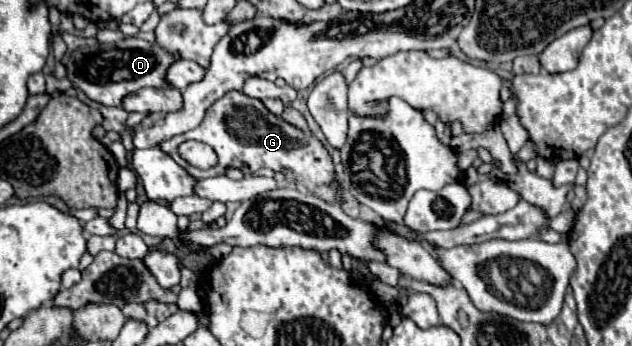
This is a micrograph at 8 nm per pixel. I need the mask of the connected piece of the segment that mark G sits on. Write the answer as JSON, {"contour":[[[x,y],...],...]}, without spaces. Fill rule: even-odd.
{"contour":[[[240,91],[226,93],[222,99],[218,99],[208,109],[204,121],[196,129],[192,129],[188,133],[182,133],[176,139],[160,143],[160,149],[166,151],[170,157],[174,157],[176,163],[182,165],[196,179],[224,175],[228,167],[236,167],[244,173],[246,173],[246,169],[250,173],[256,173],[260,167],[270,167],[274,171],[282,171],[290,183],[300,185],[300,187],[302,185],[308,187],[312,193],[316,193],[318,197],[322,197],[328,203],[334,201],[334,195],[336,195],[336,189],[338,189],[338,179],[336,179],[336,173],[334,173],[332,159],[330,159],[328,151],[322,147],[322,143],[318,139],[314,139],[310,133],[304,133],[304,131],[284,123],[280,117],[272,115],[258,99],[246,97]],[[230,119],[232,119],[232,131],[230,131],[230,125],[228,125]],[[190,139],[208,143],[218,155],[218,165],[204,171],[204,169],[192,167],[186,159],[182,159],[176,147],[178,147],[178,143],[184,143],[184,141],[190,141]]]}

